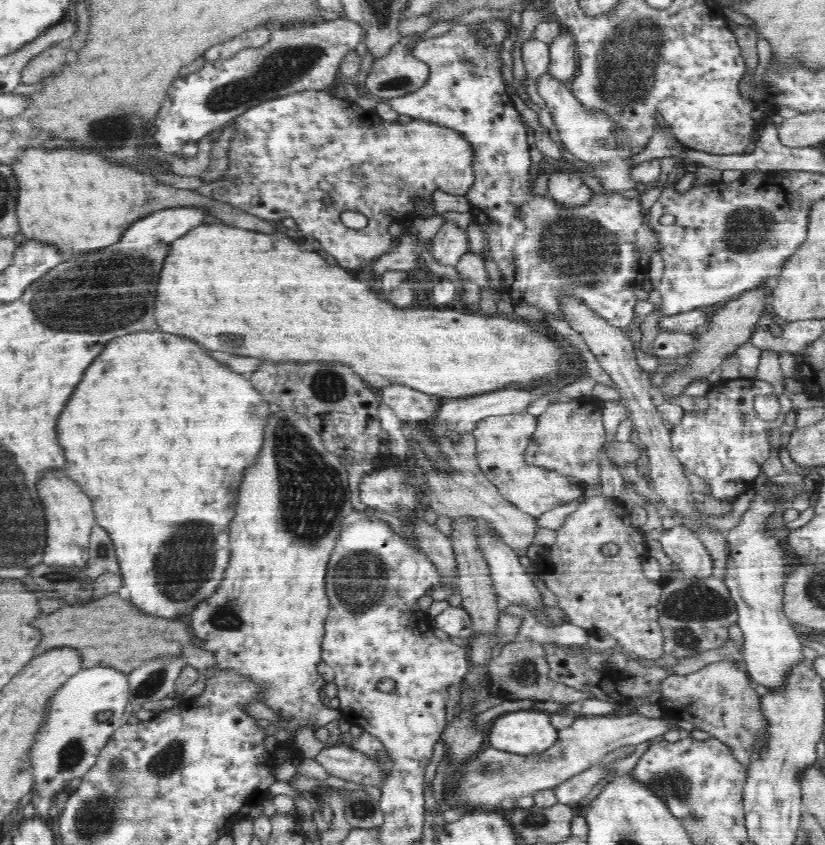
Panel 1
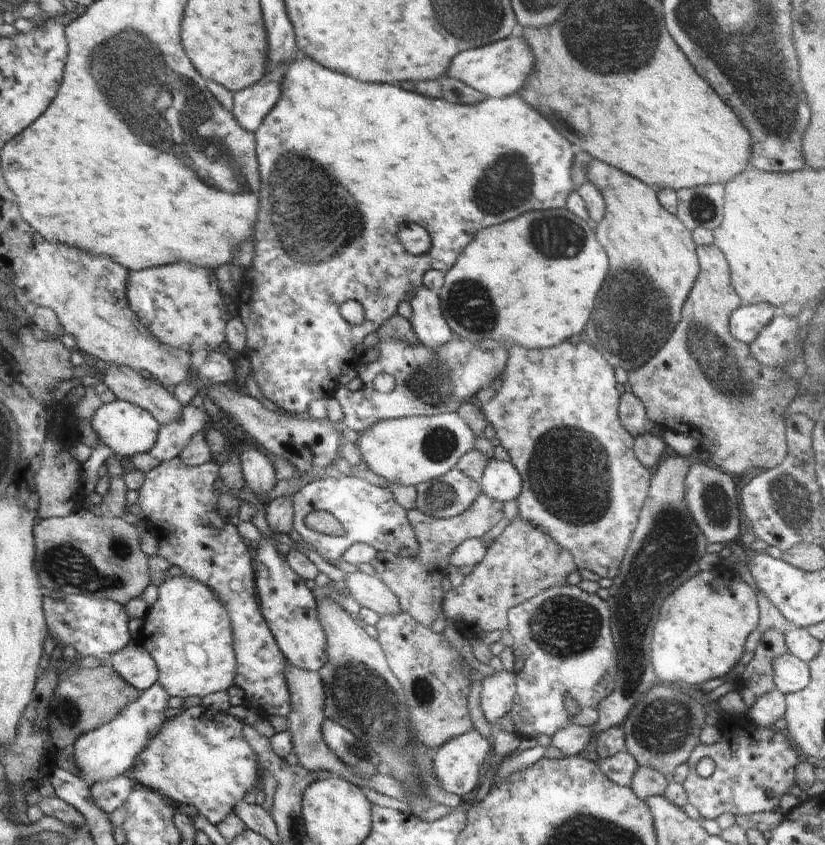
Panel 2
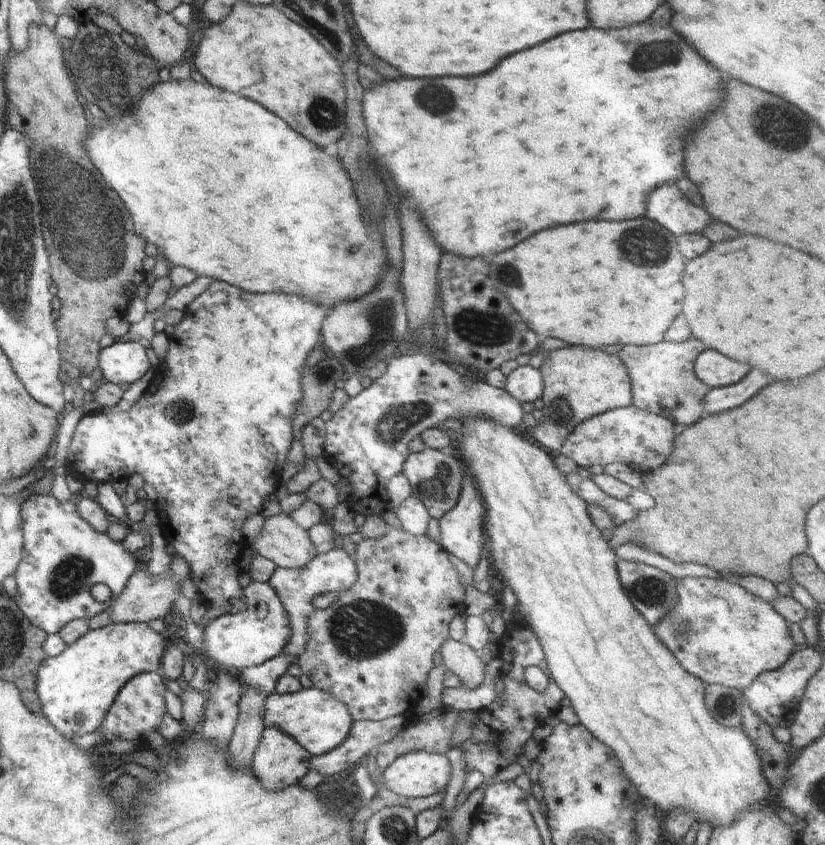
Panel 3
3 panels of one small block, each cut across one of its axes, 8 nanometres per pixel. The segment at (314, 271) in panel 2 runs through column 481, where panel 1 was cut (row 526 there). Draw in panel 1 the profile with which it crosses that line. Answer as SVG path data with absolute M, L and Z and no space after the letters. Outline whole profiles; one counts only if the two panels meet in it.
M141 331L128 334L108 344L108 348L90 364L84 380L78 384L70 402L58 418L58 442L66 454L64 472L78 488L92 500L96 522L108 532L119 562L123 584L130 591L131 602L142 612L166 619L188 618L192 610L212 596L222 578L230 560L230 522L234 518L234 508L238 504L238 488L244 478L244 470L250 468L262 450L264 426L274 409L260 392L253 388L244 376L232 372L224 364L212 360L198 344L188 338L158 331Z

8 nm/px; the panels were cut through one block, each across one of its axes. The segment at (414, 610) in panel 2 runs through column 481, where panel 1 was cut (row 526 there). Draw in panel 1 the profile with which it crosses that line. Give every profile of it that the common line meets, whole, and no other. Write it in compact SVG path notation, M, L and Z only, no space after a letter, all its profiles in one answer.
M464 432L462 436L442 437L437 438L437 441L440 453L448 461L450 471L437 470L437 464L429 456L422 456L419 460L420 467L425 472L425 485L431 490L429 495L424 495L425 502L432 507L436 516L446 515L452 520L463 516L484 519L517 555L526 554L528 546L534 542L537 517L522 512L516 505L500 496L498 488L479 468L474 435Z

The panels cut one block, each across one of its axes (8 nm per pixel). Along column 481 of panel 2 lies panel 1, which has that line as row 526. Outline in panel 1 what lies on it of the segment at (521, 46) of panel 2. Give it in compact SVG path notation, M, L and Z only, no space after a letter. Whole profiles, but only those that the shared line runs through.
M48 472L38 484L38 494L44 507L46 519L47 545L42 562L51 567L84 568L89 562L89 538L94 526L94 514L90 498L80 492L80 488L64 476L64 472Z

